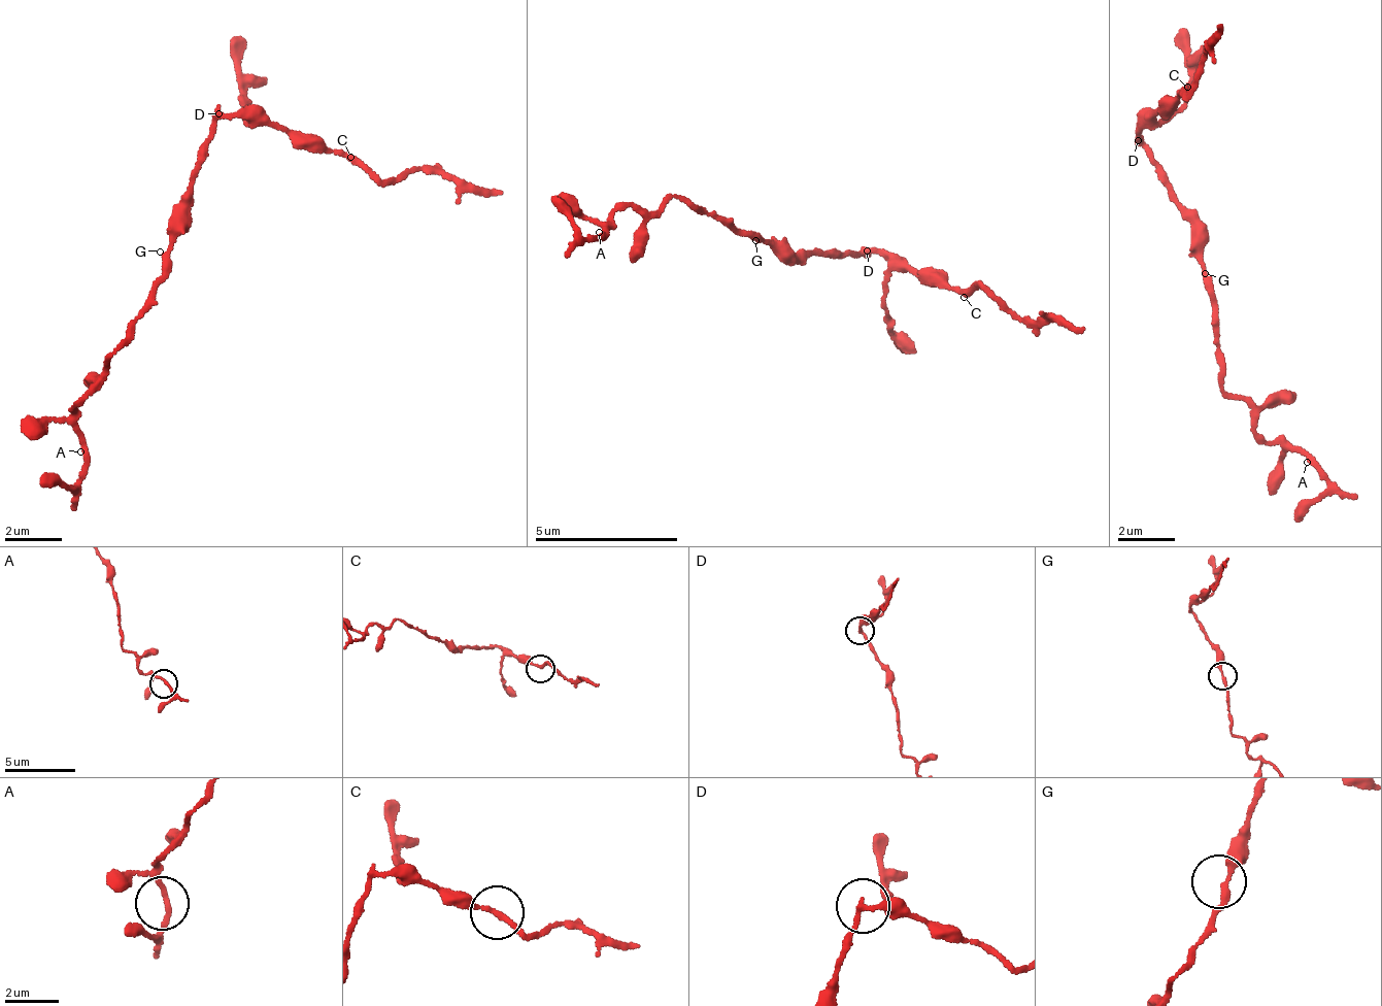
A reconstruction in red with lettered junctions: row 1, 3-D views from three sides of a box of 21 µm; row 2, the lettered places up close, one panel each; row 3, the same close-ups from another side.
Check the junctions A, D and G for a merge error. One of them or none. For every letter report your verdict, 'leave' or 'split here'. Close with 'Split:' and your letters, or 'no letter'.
A: leave
D: split here
G: leave
Split: D

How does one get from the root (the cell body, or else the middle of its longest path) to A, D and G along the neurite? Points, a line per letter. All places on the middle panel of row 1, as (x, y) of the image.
A: (807, 252), (673, 201), (621, 208), (599, 232)
D: (807, 252), (809, 255), (818, 252), (832, 261), (850, 254), (860, 256), (869, 253)
G: (807, 252), (805, 247), (796, 252), (773, 239), (764, 243), (755, 240)

